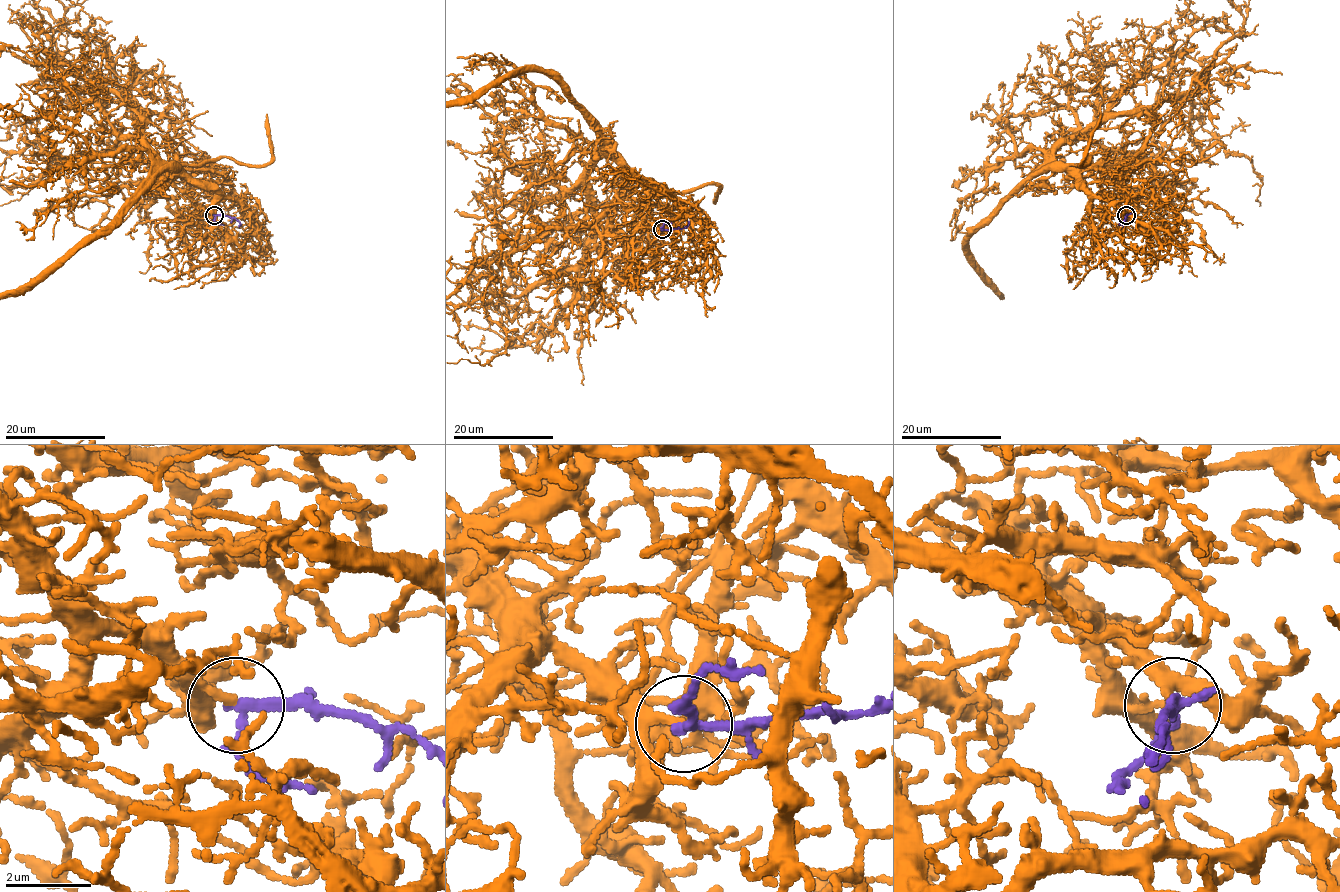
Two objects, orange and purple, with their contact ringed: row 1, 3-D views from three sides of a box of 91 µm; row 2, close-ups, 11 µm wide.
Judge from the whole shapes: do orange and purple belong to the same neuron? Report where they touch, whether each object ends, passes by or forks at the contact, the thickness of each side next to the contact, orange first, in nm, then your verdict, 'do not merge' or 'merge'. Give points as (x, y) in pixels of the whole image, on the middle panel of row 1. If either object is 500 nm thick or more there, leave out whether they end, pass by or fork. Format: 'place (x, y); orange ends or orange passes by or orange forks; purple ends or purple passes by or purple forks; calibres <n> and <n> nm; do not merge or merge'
place (662, 229); orange ends; purple passes by; calibres 200 and 220 nm; merge

